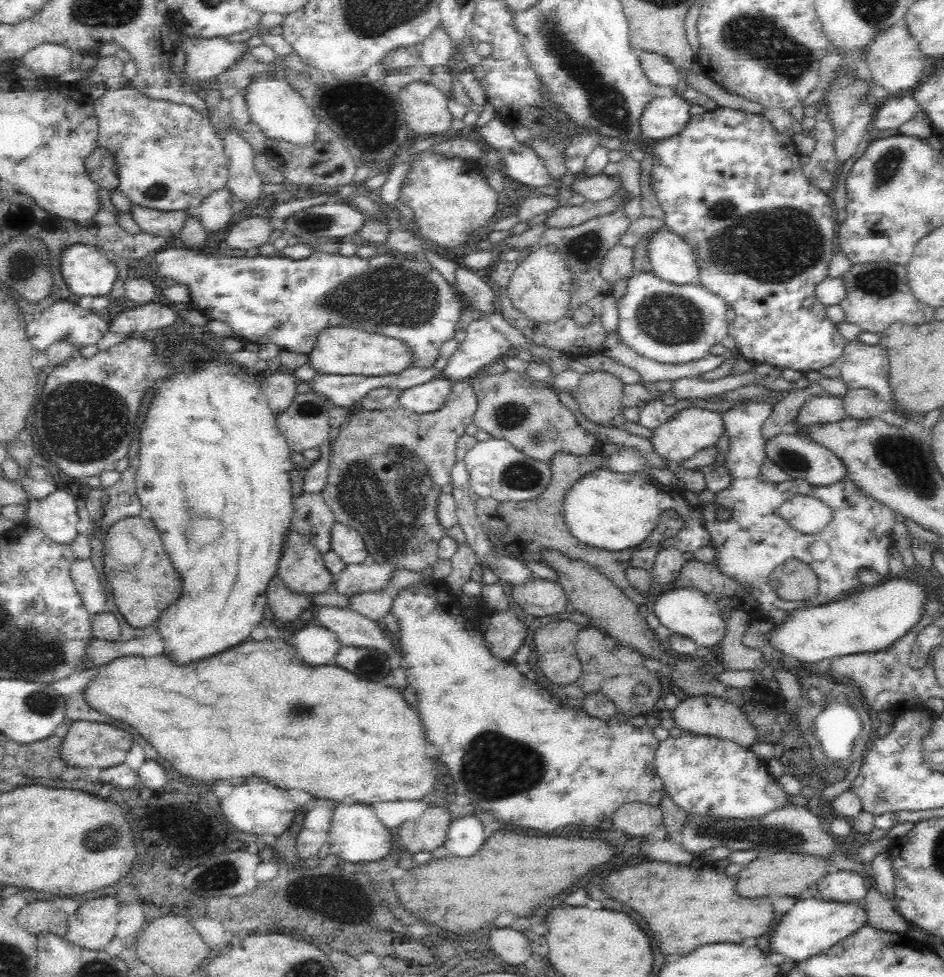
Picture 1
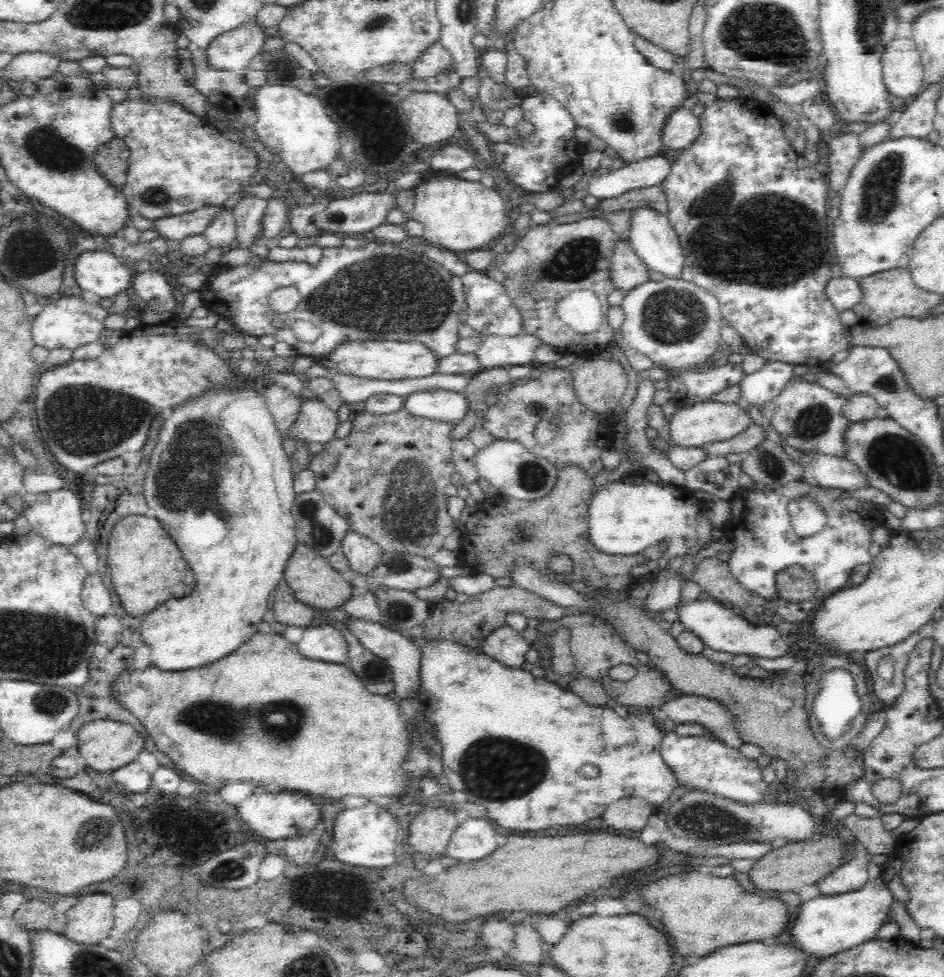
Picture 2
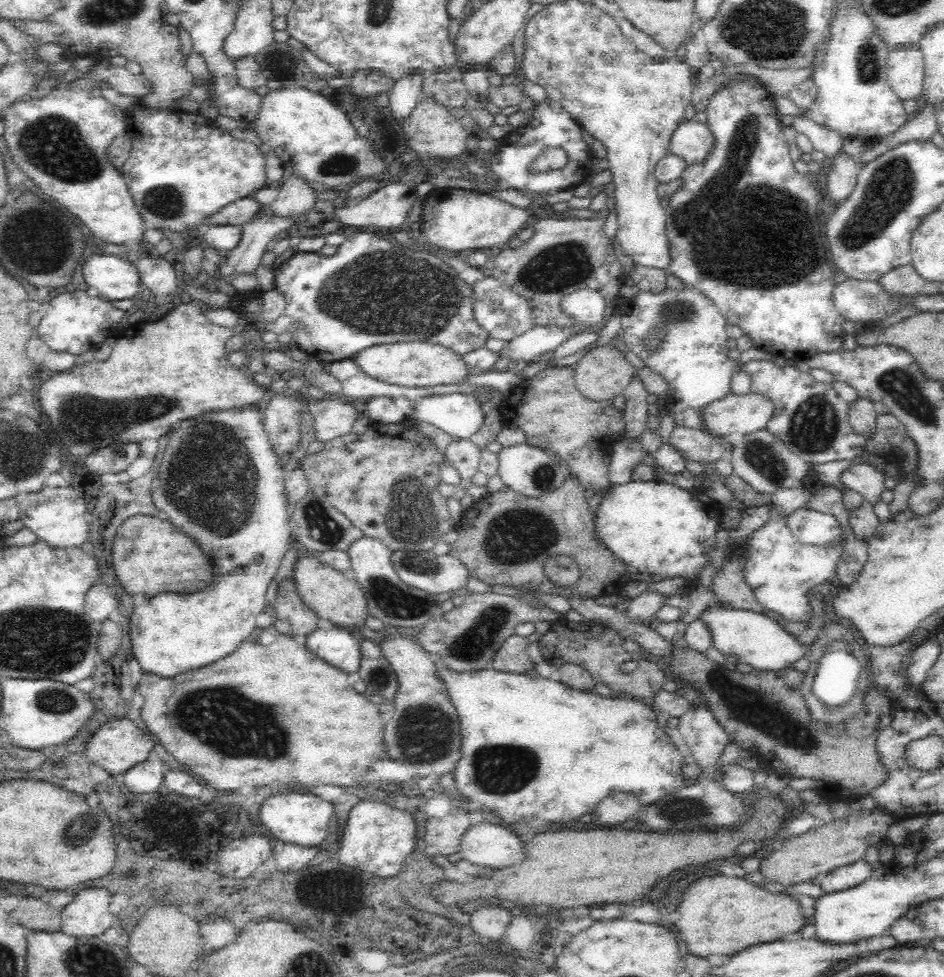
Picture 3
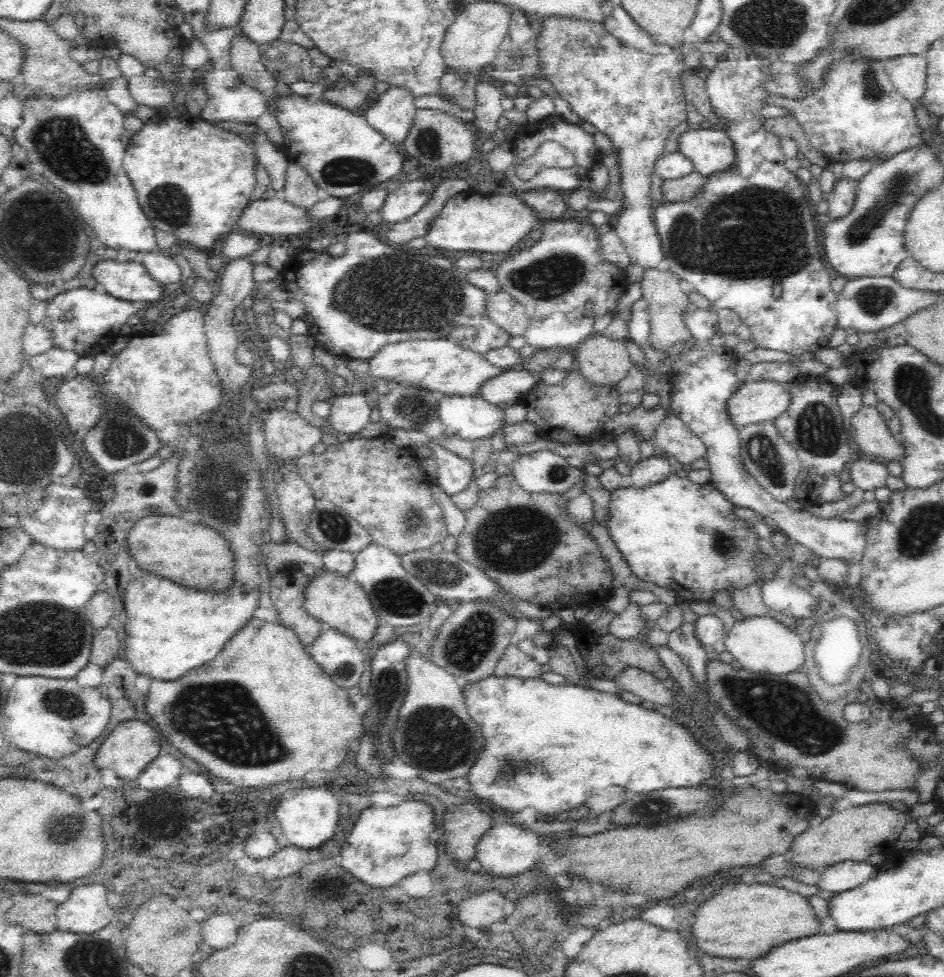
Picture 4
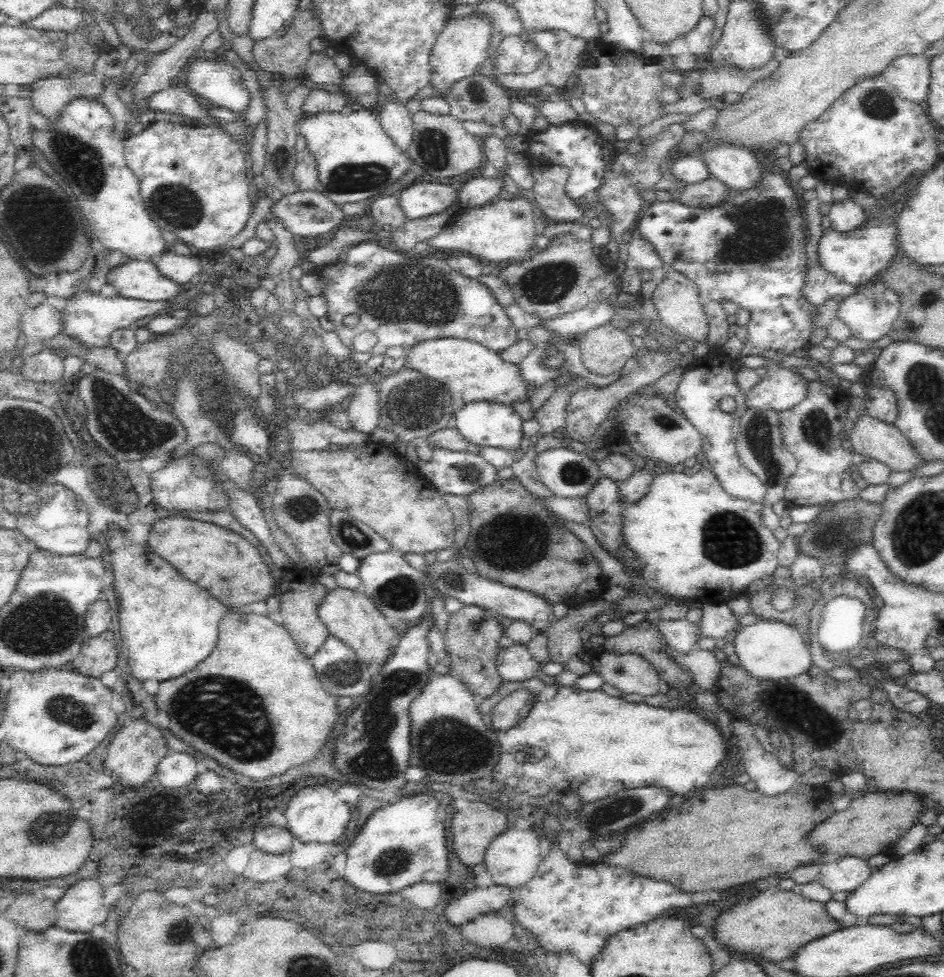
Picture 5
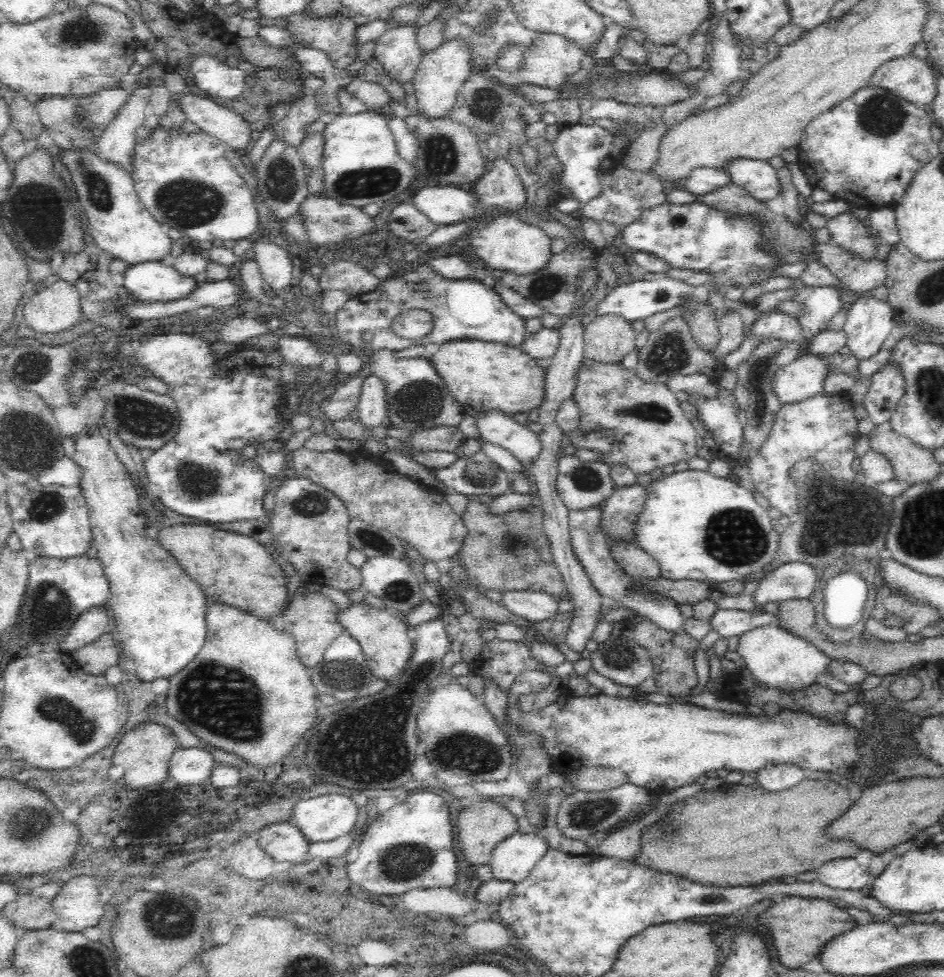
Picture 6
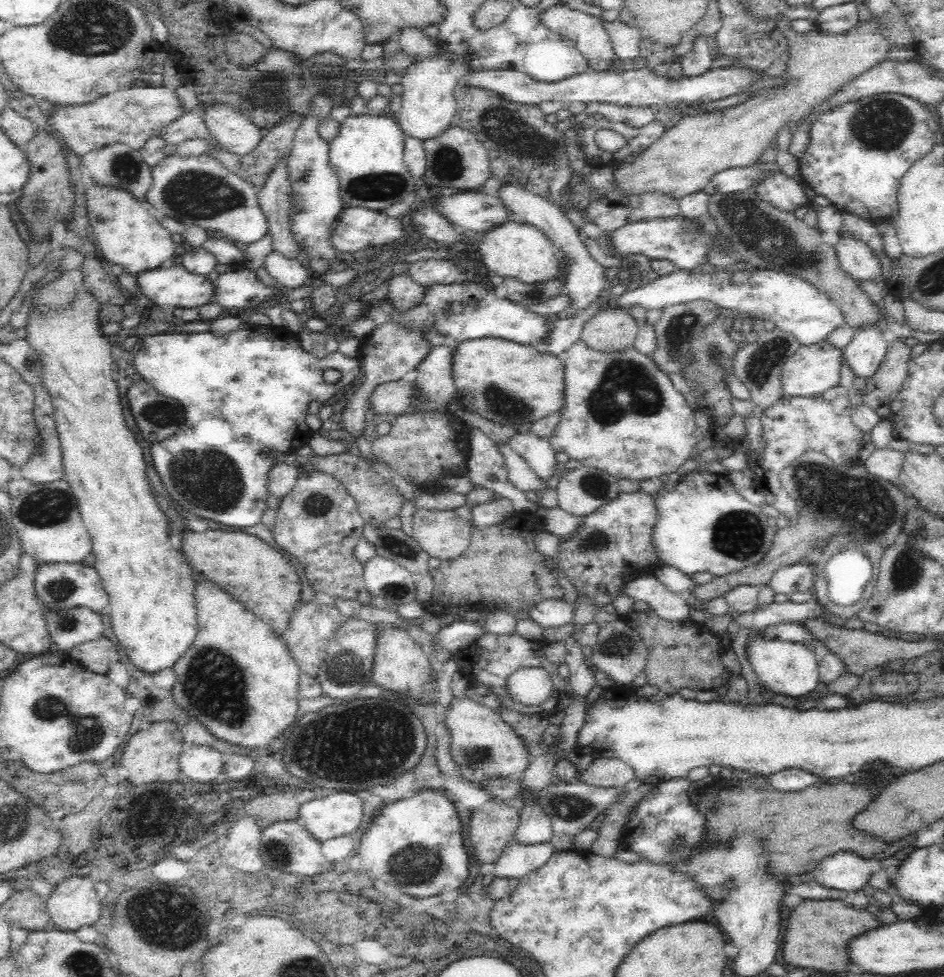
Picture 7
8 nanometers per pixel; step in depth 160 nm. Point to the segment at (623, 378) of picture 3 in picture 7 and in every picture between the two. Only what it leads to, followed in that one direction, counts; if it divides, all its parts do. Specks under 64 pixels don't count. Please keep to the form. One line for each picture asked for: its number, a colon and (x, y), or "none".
4: (603, 361)
5: (604, 349)
6: (608, 338)
7: (612, 329)

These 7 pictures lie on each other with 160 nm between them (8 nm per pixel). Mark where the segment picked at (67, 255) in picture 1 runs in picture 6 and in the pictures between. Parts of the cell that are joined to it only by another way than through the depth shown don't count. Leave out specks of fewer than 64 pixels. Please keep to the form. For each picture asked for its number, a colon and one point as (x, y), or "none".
2: (105, 275)
3: (115, 279)
4: (130, 281)
5: (141, 279)
6: (152, 281)

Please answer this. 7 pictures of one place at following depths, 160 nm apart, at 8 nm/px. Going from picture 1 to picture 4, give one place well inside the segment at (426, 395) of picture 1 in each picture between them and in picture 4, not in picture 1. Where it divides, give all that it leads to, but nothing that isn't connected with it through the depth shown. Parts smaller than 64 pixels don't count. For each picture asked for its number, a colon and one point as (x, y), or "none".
2: (446, 405)
3: (460, 415)
4: (472, 418)

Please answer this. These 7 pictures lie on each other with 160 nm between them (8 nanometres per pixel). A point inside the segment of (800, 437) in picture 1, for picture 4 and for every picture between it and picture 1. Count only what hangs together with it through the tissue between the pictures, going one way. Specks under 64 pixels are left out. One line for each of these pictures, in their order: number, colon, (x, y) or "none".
2: (818, 470)
3: (866, 479)
4: (868, 474)

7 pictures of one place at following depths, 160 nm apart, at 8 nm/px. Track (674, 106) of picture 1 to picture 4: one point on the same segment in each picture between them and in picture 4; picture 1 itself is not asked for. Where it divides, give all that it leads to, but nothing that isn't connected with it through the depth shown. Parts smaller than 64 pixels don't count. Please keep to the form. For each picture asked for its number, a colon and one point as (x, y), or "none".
2: (682, 128)
3: (693, 141)
4: (711, 150)

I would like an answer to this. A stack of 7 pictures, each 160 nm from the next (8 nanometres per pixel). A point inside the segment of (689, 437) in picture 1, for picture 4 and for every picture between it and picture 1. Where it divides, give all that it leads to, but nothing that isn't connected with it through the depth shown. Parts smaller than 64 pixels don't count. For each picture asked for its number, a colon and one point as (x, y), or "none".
2: (704, 422)
3: (742, 413)
4: (765, 400)

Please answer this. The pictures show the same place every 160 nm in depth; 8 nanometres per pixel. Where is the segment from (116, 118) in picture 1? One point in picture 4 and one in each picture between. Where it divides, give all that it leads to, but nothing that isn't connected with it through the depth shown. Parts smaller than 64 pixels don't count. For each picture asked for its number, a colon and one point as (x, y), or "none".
2: (178, 163)
3: (181, 170)
4: (194, 180)

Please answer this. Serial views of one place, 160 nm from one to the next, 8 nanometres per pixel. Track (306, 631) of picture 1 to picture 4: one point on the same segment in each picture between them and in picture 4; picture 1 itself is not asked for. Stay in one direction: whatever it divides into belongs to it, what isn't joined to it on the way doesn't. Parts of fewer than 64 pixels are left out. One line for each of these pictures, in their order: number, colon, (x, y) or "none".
2: (324, 643)
3: (340, 648)
4: (338, 656)

